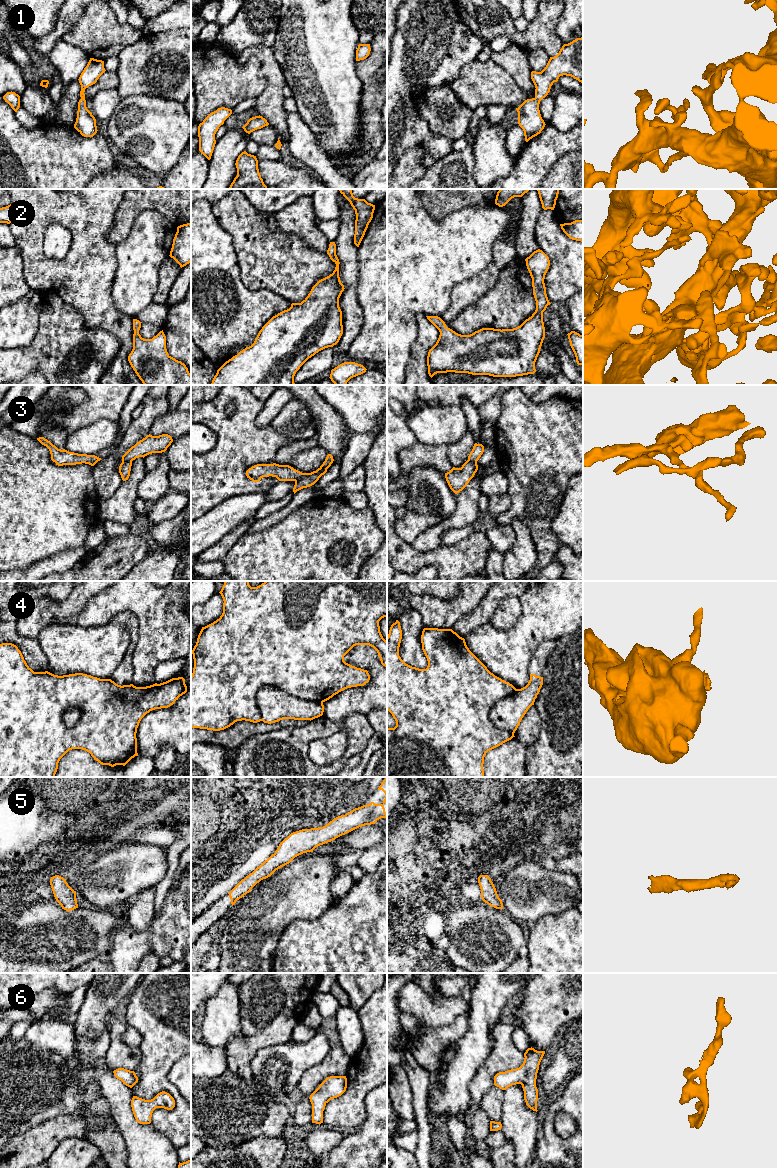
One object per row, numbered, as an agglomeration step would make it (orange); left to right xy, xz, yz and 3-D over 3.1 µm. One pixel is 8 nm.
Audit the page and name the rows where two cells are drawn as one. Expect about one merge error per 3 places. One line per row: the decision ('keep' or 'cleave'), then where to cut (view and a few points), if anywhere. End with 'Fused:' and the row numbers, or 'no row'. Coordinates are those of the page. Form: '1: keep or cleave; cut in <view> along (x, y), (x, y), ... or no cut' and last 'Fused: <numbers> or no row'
1: keep; no cut
2: keep; no cut
3: cleave; cut in xz along (311, 473), (307, 473), (295, 481)
4: cleave; cut in xz along (255, 695), (265, 686), (275, 686), (296, 697), (322, 703)
5: keep; no cut
6: keep; no cut
Fused: 3, 4

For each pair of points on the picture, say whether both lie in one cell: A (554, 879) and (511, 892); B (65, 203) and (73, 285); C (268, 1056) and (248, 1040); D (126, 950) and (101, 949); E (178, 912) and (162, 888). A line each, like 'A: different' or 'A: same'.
A: same
B: same
C: different
D: different
E: different

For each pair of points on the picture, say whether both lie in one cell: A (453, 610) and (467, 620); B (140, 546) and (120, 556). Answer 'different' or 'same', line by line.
A: different
B: same

